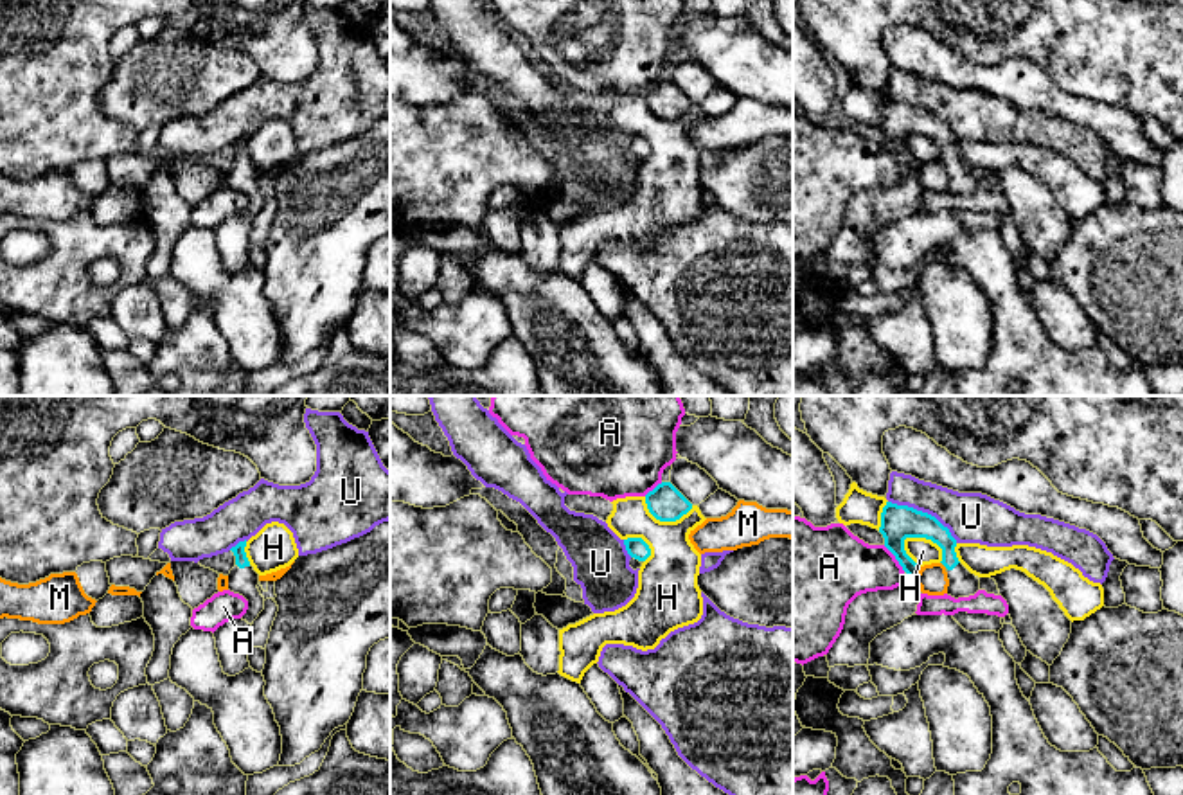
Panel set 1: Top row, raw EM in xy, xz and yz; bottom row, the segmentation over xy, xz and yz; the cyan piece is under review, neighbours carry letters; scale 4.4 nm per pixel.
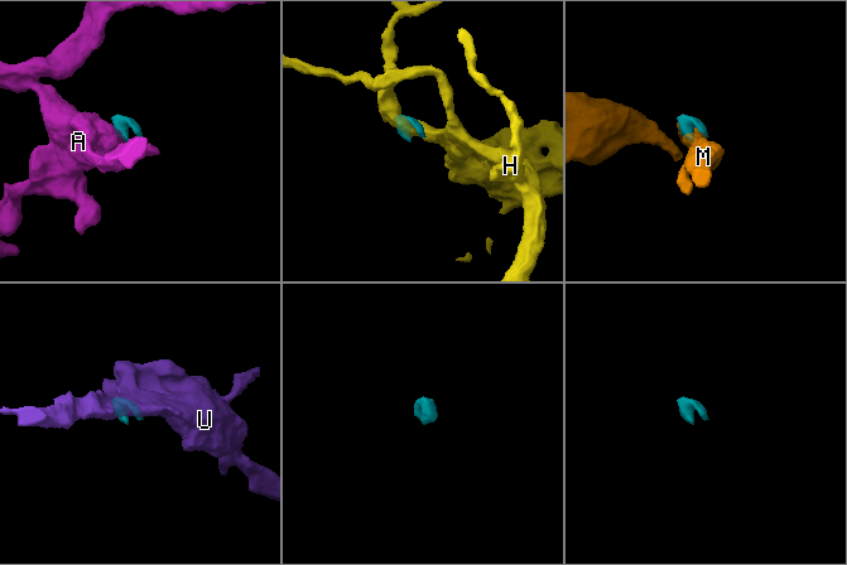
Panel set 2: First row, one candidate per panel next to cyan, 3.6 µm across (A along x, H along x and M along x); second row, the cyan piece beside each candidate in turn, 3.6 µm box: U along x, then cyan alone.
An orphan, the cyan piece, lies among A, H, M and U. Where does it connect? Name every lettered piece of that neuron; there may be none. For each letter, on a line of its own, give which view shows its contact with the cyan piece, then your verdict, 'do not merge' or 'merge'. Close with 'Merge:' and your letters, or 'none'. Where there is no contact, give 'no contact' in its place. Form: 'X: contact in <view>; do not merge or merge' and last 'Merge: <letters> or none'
A: contact in yz; do not merge
H: contact in yz; do not merge
M: contact in yz; do not merge
U: contact in yz; do not merge
Merge: none

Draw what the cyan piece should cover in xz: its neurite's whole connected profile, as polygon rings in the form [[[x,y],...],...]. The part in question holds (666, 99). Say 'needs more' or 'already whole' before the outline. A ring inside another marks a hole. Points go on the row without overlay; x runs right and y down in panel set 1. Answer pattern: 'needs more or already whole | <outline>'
already whole | [[[662,79],[649,88],[645,101],[660,119],[676,119],[692,106],[692,101],[671,79]]]

